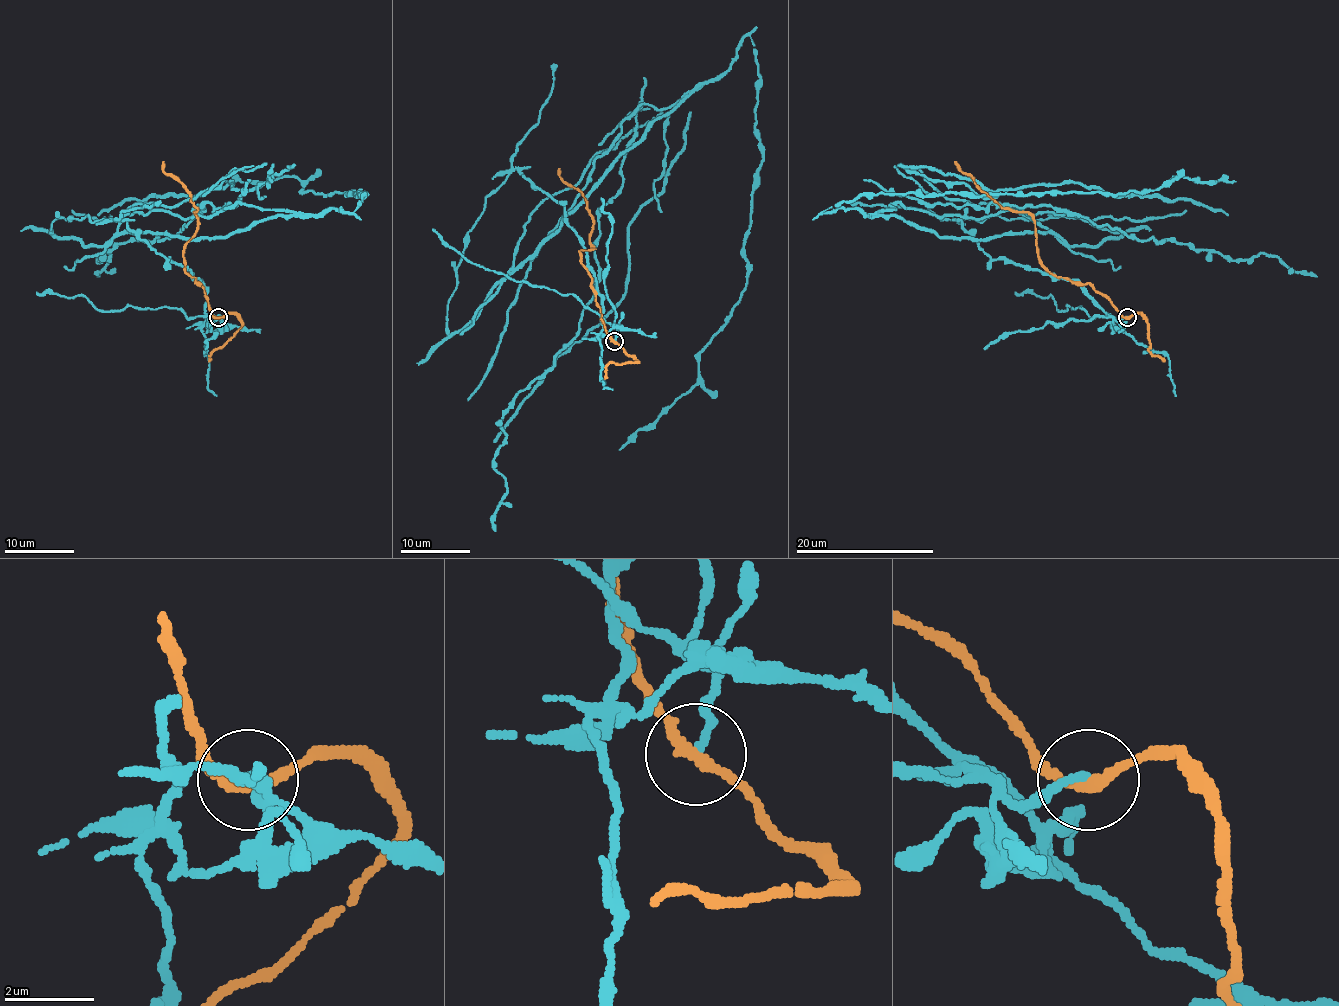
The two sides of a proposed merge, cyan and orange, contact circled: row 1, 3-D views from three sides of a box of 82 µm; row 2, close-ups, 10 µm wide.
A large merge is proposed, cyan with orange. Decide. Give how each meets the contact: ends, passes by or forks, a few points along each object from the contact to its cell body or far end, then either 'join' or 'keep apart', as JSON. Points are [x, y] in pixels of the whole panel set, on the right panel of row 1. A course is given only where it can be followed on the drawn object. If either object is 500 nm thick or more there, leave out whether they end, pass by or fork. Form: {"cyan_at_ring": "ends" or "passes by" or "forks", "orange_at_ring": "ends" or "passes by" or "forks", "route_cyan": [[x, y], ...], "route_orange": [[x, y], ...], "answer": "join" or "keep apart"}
{"cyan_at_ring": "ends", "orange_at_ring": "passes by", "route_cyan": [[1127, 317], [994, 259], [955, 220], [1115, 230], [942, 239], [878, 213], [897, 195], [1052, 206], [1317, 277]], "route_orange": [[1127, 317], [1089, 284], [1075, 284], [1047, 270], [1039, 258], [1033, 218], [1026, 213], [1004, 209], [954, 161]], "answer": "keep apart"}

